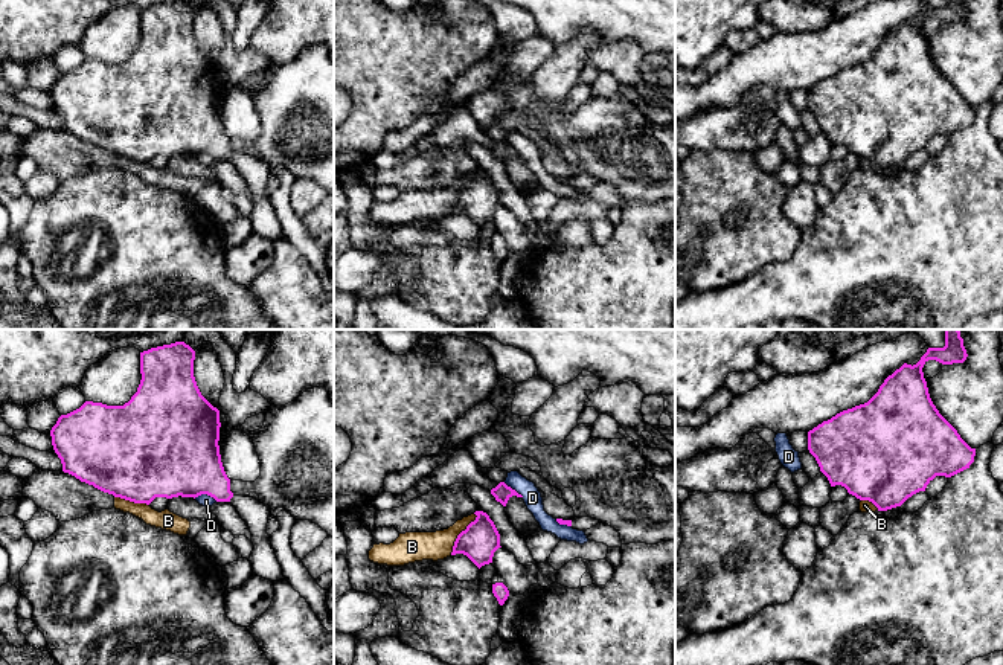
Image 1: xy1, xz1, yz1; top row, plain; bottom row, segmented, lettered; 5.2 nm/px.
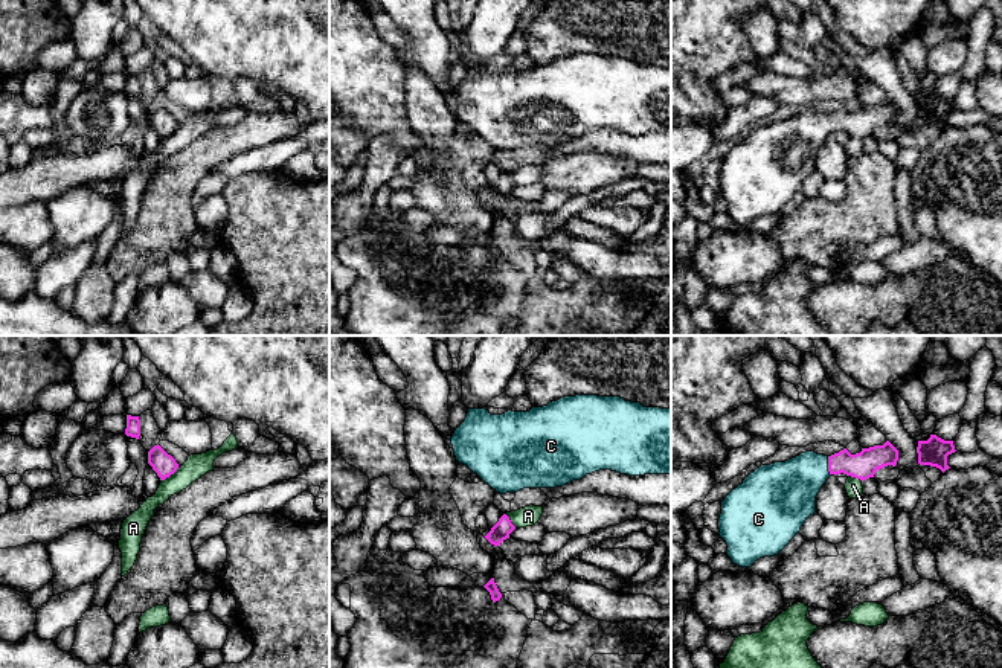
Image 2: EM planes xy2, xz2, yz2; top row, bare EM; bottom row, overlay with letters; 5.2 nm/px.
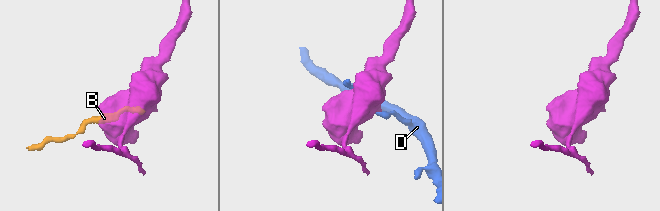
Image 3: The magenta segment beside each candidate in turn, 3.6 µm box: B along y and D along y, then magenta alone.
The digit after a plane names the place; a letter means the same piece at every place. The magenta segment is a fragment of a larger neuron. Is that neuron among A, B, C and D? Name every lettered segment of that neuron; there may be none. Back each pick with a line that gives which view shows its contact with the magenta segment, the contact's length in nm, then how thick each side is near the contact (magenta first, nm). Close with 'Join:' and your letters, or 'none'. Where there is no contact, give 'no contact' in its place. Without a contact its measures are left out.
C: meets magenta in yz2; contact 110 nm long; 150 nm thick on the magenta side, 300 nm on the other
Join: C

